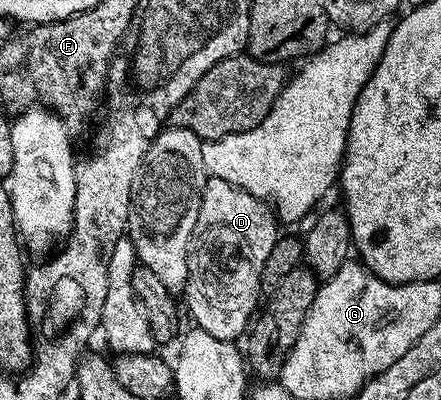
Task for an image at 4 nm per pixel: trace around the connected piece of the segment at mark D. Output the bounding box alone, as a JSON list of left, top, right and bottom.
[184,177,280,342]

